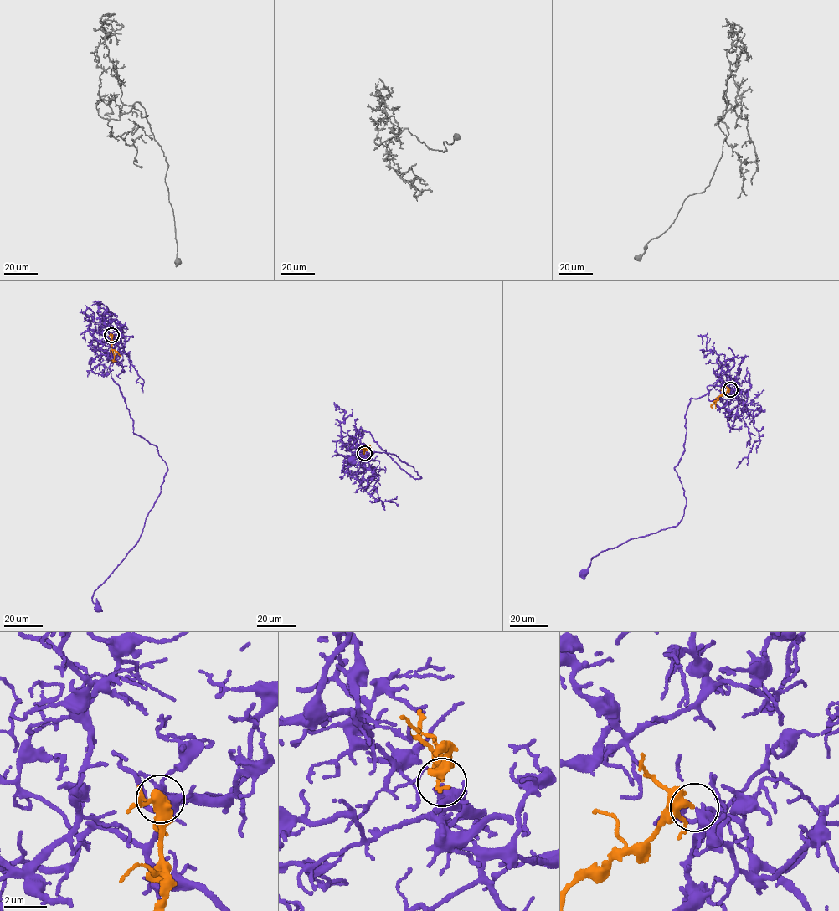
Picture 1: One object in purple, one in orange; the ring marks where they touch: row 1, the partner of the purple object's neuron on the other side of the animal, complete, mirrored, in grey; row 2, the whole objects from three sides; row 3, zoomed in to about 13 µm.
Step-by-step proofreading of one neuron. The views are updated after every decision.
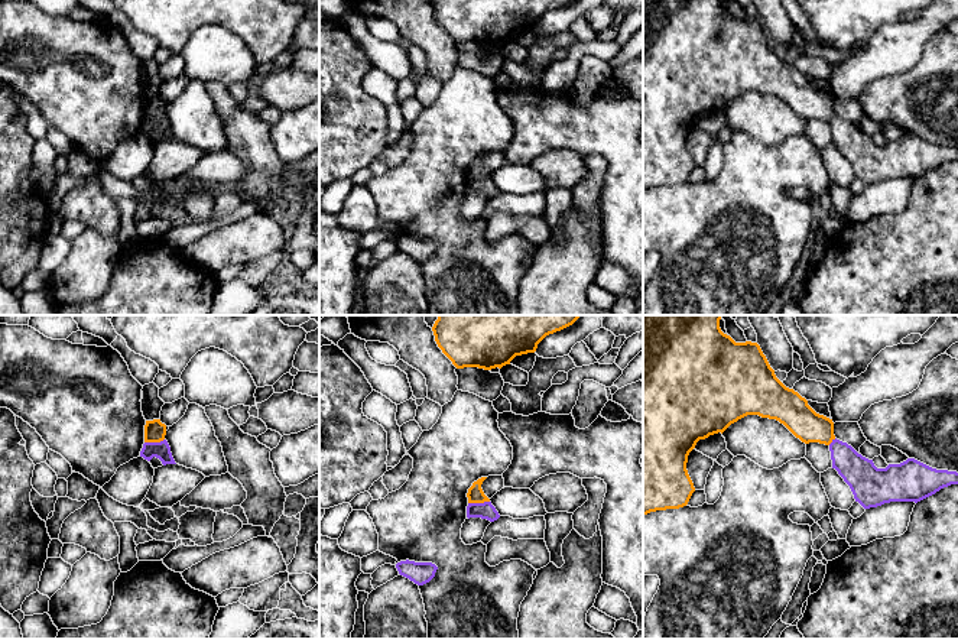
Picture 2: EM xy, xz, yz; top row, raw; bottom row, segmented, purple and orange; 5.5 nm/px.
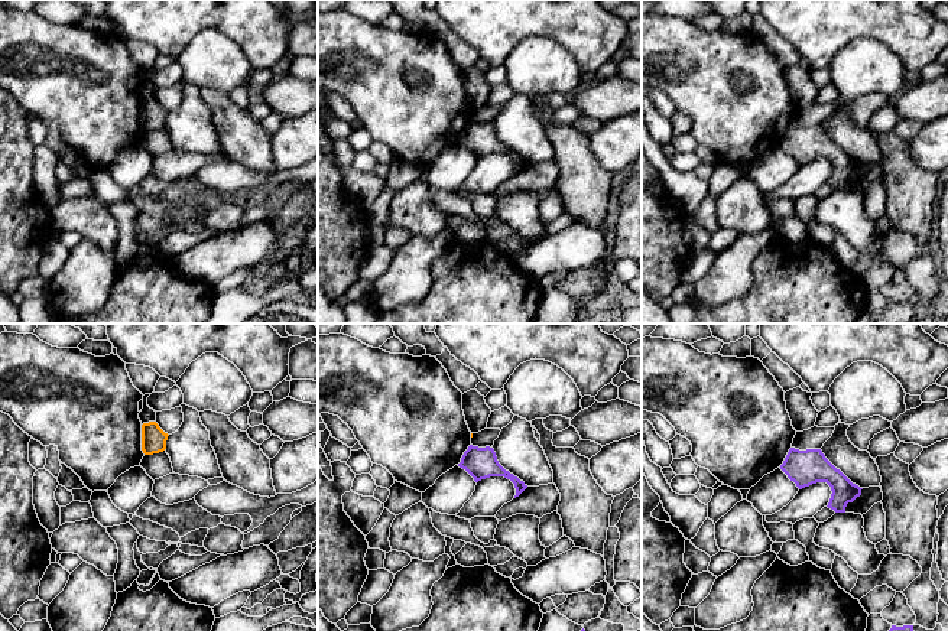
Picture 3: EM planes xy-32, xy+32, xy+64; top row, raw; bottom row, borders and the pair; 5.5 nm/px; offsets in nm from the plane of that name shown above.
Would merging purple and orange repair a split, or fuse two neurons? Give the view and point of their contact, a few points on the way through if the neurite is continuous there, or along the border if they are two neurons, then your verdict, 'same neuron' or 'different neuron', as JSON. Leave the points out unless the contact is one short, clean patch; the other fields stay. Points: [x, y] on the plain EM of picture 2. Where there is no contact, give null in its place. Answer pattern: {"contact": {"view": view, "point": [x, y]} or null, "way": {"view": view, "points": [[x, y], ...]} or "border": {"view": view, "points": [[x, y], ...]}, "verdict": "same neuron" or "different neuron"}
{"contact": {"view": "xz", "point": [478, 179]}, "border": {"view": "xz", "points": [[489, 177], [468, 179]]}, "verdict": "different neuron"}

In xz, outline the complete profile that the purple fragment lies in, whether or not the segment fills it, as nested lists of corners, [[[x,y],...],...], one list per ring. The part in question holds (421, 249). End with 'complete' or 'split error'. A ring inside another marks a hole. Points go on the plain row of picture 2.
[[[409,236],[397,239],[396,244],[400,252],[409,254],[418,262],[429,259],[438,246],[432,239],[415,239]]]; complete

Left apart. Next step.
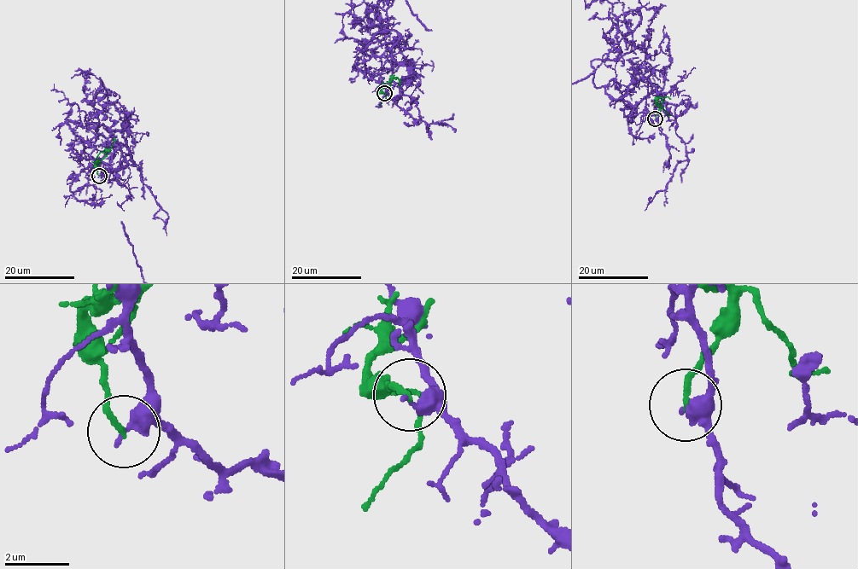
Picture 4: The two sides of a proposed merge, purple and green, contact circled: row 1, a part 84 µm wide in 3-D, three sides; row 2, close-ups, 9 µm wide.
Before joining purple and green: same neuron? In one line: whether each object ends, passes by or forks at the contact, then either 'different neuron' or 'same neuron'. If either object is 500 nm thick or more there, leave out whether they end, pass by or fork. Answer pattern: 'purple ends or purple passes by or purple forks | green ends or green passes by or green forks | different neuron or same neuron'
purple ends | green ends | different neuron

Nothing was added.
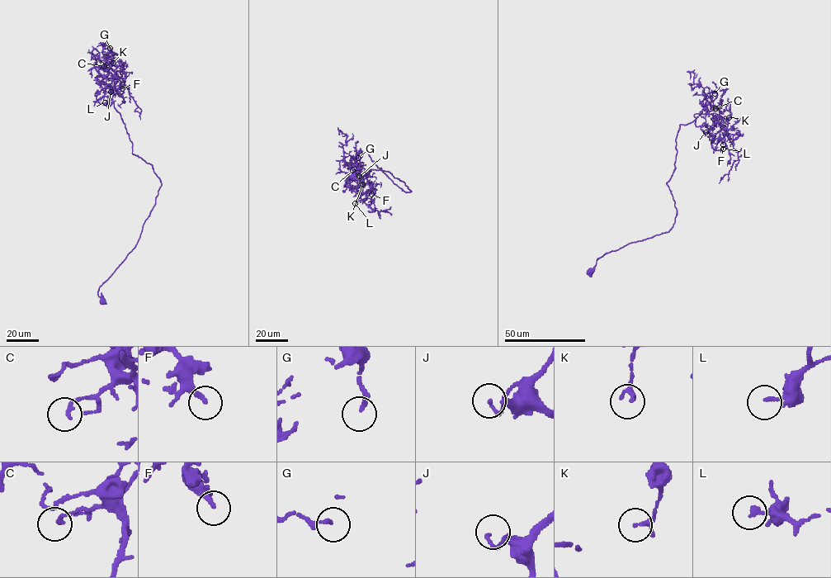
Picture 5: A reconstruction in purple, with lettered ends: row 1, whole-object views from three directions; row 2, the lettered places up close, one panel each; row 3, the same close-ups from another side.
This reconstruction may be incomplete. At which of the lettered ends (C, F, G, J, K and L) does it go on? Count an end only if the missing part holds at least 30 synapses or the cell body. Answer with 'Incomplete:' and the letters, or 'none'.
Incomplete: F

